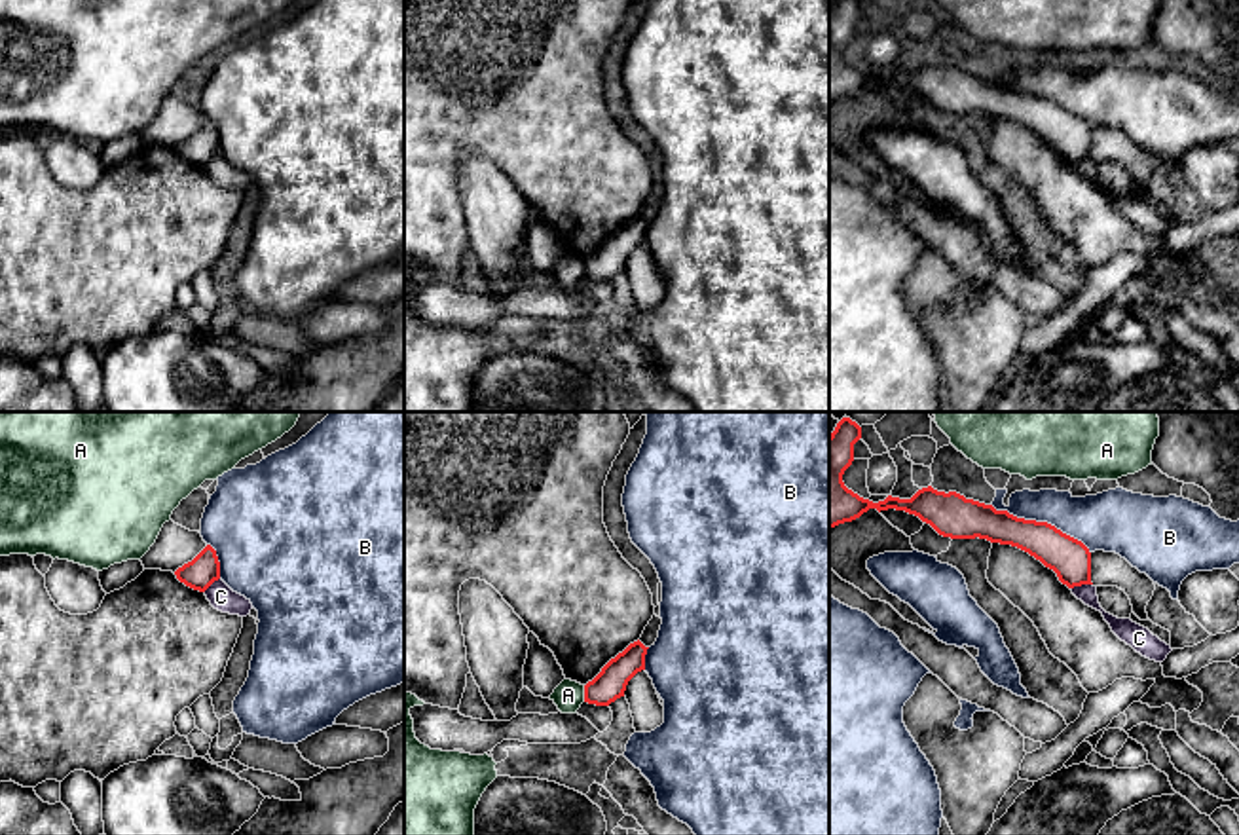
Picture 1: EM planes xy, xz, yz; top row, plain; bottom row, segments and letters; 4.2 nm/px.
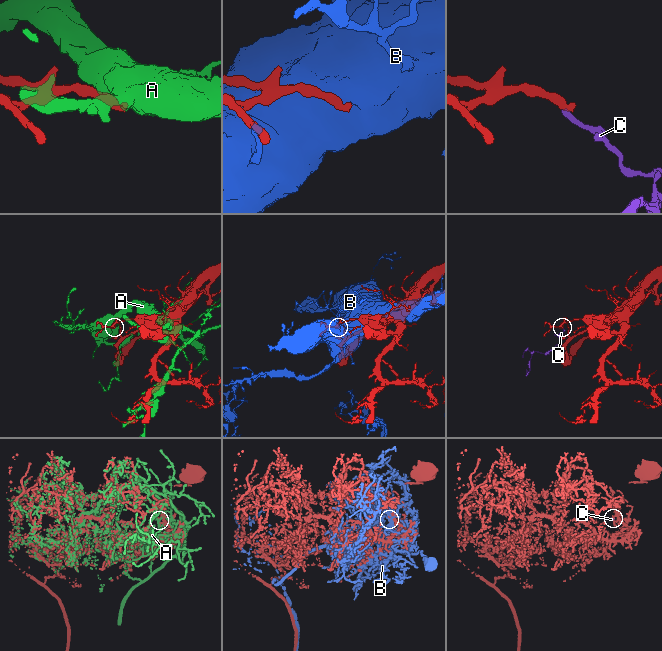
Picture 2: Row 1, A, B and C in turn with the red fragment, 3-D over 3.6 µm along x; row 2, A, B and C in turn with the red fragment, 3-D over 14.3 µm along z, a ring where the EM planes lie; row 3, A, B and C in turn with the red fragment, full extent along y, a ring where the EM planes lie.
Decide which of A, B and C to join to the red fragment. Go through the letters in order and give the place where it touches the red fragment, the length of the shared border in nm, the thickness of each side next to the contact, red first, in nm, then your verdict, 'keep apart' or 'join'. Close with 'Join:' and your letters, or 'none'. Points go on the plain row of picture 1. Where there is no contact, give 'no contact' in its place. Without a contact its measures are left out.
A: contact xz (585, 268); length 70 nm; calibres 140 and 120 nm; keep apart
B: contact yz (1042, 97); length 480 nm; calibres 170 and 240 nm; keep apart
C: contact yz (1080, 160); length 100 nm; calibres 170 and 80 nm; keep apart
Join: none

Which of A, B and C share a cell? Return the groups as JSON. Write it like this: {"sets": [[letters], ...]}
{"sets": [["A"], ["B"], ["C"]]}

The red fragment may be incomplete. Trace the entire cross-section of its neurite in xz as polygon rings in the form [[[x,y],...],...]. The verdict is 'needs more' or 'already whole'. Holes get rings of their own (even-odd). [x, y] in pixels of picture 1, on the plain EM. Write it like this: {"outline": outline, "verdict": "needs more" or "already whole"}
{"outline": [[[639,214],[611,233],[601,247],[584,260],[584,277],[609,281],[624,271],[628,256],[645,245],[647,224]]], "verdict": "already whole"}

